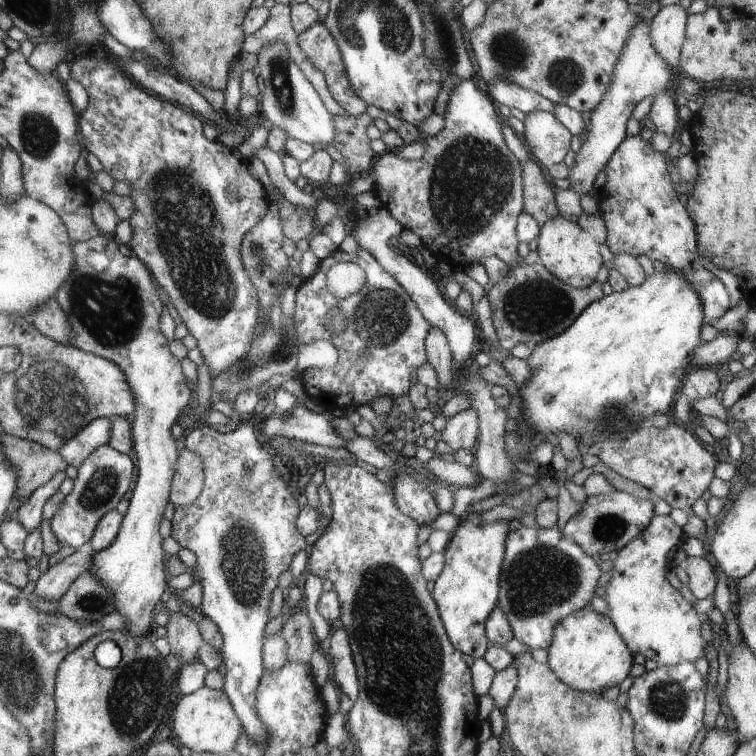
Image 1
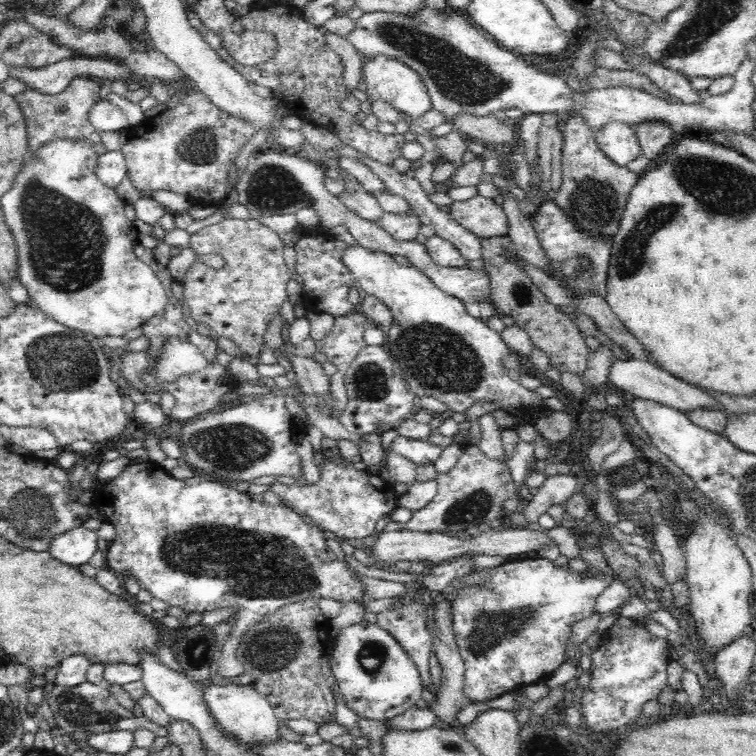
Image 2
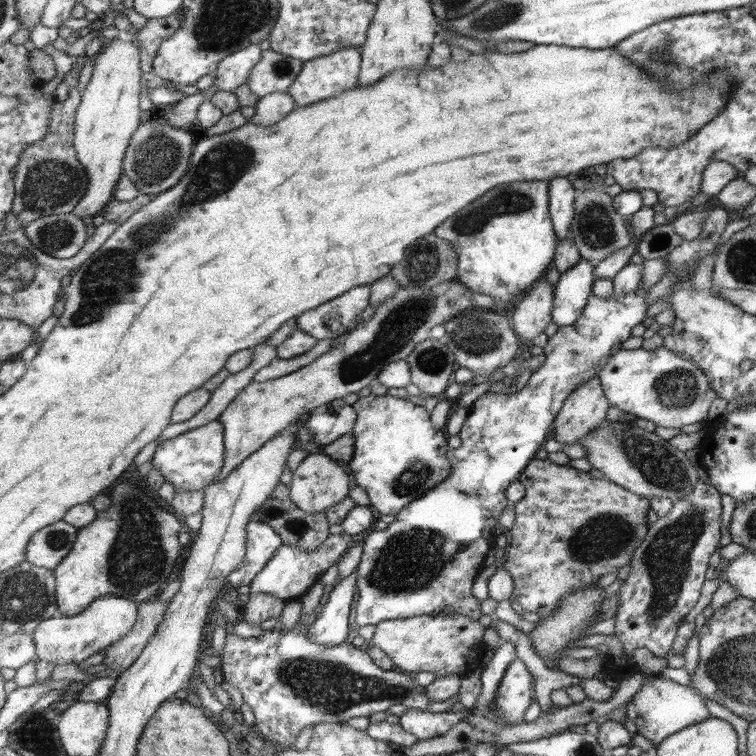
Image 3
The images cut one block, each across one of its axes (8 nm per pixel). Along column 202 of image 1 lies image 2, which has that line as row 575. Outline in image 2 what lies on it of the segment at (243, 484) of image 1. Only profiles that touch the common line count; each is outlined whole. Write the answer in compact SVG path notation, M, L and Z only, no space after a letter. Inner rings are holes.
M603 533L602 539L593 547L580 547L580 558L590 564L590 568L599 570L596 575L590 575L587 571L576 572L569 565L555 566L554 561L540 556L519 561L510 558L510 561L493 568L487 583L454 589L452 584L460 576L478 569L472 564L472 556L464 555L444 561L429 569L423 583L430 595L444 592L453 594L451 627L462 655L465 676L463 690L468 698L475 702L485 702L512 690L522 689L523 686L540 683L563 663L568 638L572 634L572 624L595 614L597 596L615 579L602 550L606 536L608 533Z

